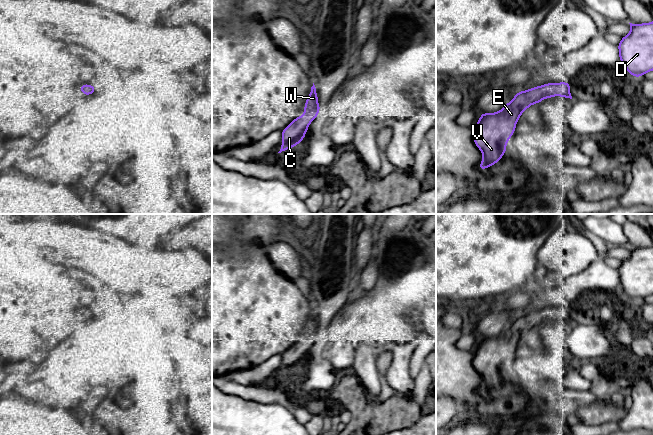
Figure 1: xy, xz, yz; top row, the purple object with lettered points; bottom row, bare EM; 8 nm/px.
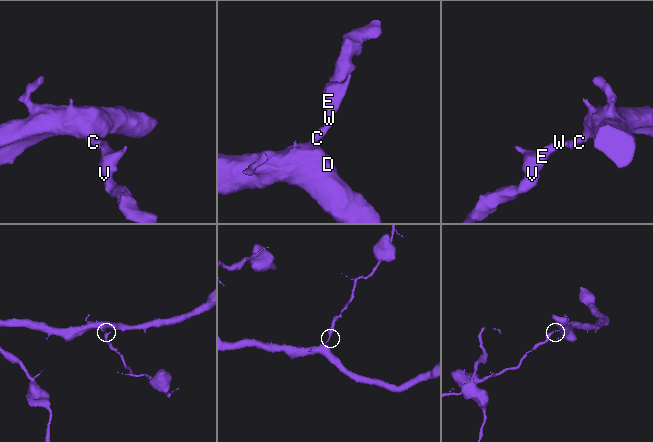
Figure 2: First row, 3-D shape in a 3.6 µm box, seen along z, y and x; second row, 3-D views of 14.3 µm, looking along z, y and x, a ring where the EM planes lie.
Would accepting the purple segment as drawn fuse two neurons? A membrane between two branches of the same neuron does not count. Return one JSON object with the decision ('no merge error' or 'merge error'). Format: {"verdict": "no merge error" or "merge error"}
{"verdict": "no merge error"}

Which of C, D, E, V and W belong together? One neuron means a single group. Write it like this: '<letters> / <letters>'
C D E V W

